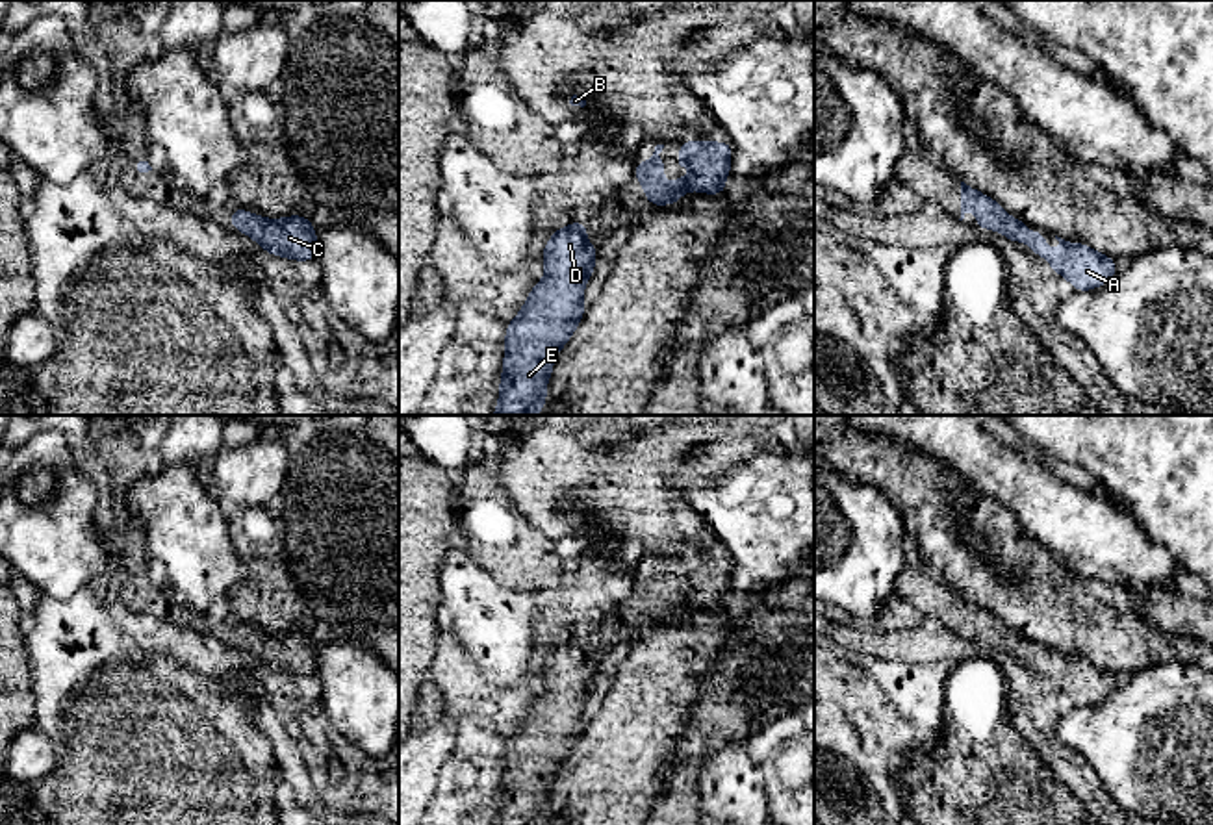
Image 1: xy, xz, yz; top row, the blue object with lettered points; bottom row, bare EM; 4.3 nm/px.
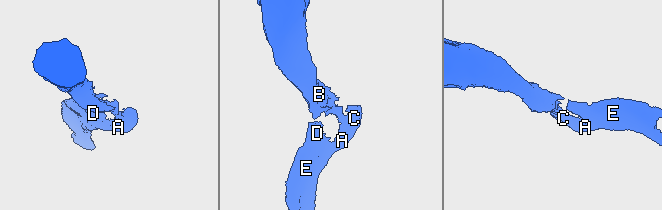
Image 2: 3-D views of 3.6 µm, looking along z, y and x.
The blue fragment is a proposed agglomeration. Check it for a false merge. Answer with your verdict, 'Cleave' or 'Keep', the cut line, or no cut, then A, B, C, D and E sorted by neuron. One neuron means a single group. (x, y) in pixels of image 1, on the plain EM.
Keep. No split. Groups: A B C D E

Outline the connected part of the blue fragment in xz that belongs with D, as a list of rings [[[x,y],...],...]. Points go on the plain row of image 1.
[[[569,638],[558,643],[545,658],[542,677],[545,692],[532,701],[519,729],[506,740],[503,792],[499,797],[499,818],[495,825],[542,825],[547,814],[551,779],[569,756],[584,732],[582,708],[595,686],[597,662],[586,654],[586,638]]]

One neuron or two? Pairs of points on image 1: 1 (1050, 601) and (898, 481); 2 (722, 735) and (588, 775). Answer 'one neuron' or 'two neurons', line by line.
1: one neuron
2: two neurons

